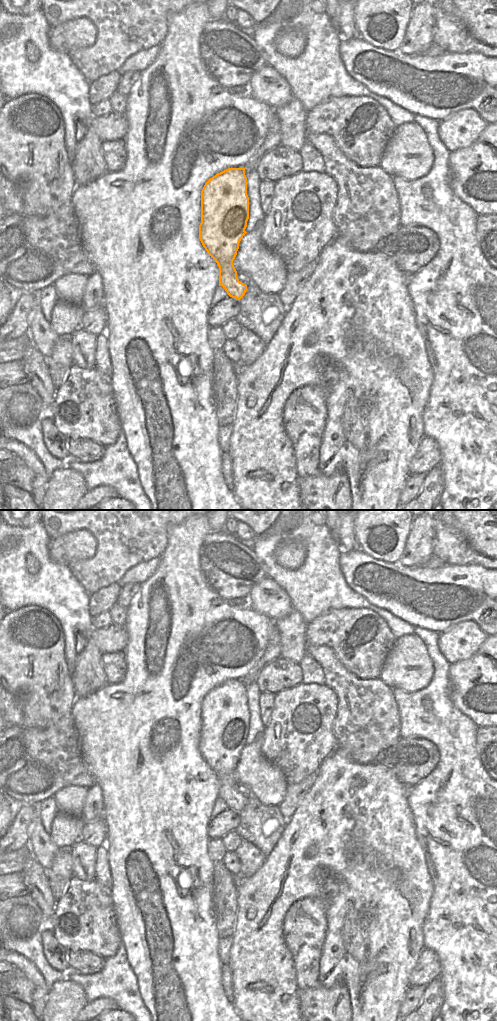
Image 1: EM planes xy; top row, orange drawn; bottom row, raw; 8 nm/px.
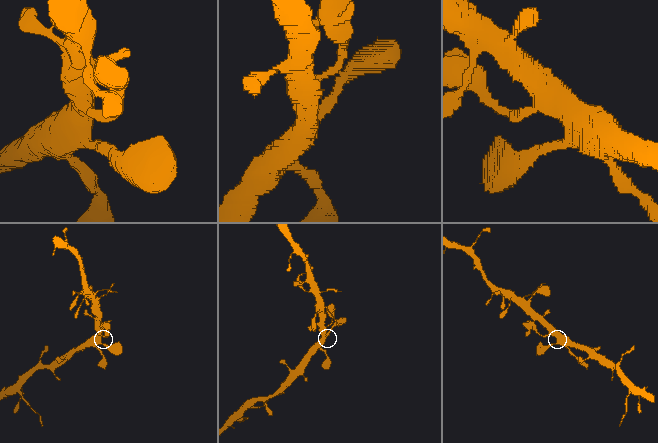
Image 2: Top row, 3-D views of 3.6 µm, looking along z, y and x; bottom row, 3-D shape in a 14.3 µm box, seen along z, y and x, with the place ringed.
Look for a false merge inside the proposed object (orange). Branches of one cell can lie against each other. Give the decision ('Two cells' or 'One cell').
One cell

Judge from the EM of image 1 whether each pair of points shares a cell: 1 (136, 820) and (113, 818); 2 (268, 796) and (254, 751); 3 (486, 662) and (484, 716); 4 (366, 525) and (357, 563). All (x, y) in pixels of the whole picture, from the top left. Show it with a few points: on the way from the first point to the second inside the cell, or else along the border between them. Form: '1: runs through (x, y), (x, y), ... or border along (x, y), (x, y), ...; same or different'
1: runs through (130, 818), (119, 818); same
2: runs through (268, 785), (255, 770), (255, 762); same
3: runs through (472, 678), (461, 696), (468, 709); same
4: border along (361, 549), (382, 561); different

